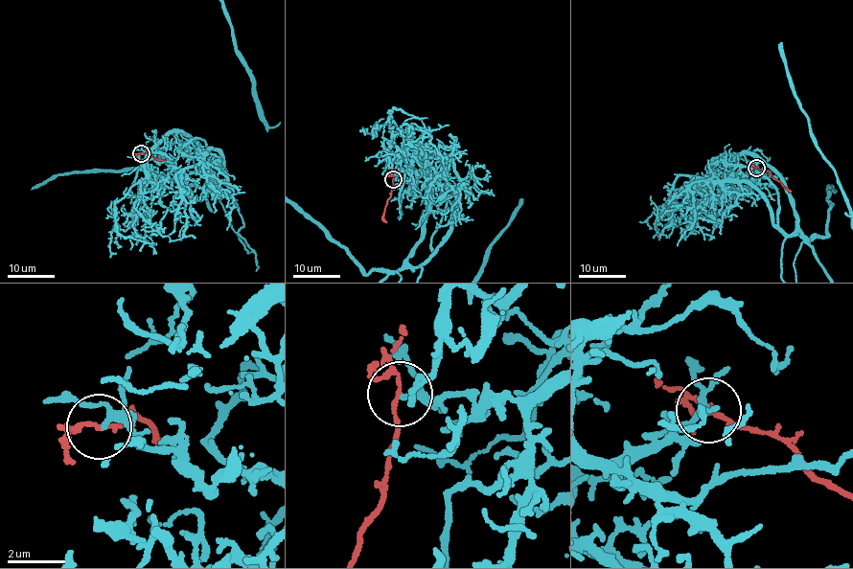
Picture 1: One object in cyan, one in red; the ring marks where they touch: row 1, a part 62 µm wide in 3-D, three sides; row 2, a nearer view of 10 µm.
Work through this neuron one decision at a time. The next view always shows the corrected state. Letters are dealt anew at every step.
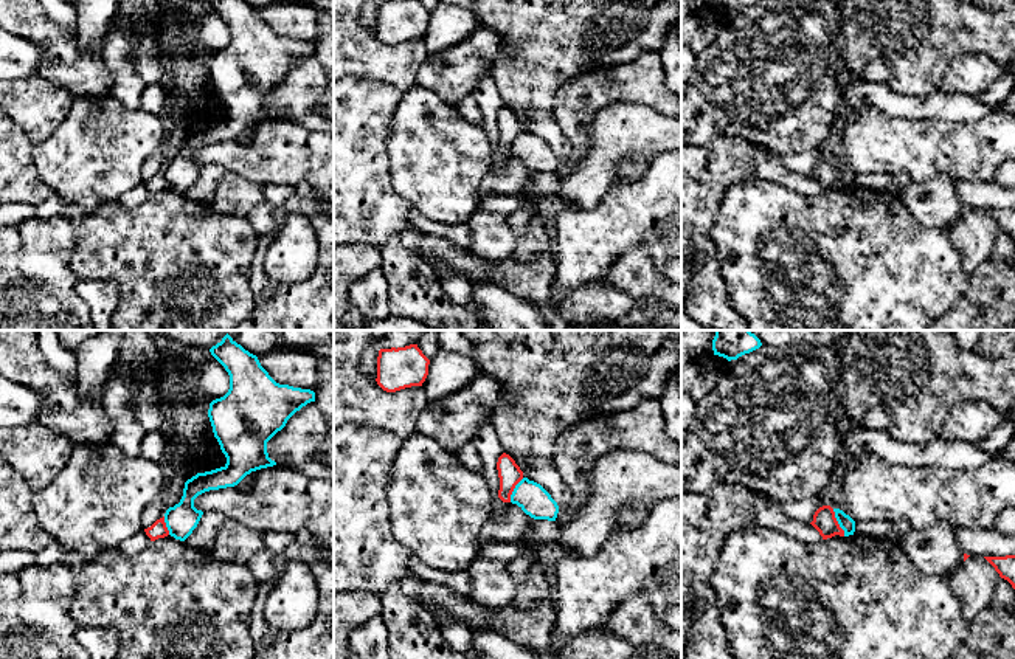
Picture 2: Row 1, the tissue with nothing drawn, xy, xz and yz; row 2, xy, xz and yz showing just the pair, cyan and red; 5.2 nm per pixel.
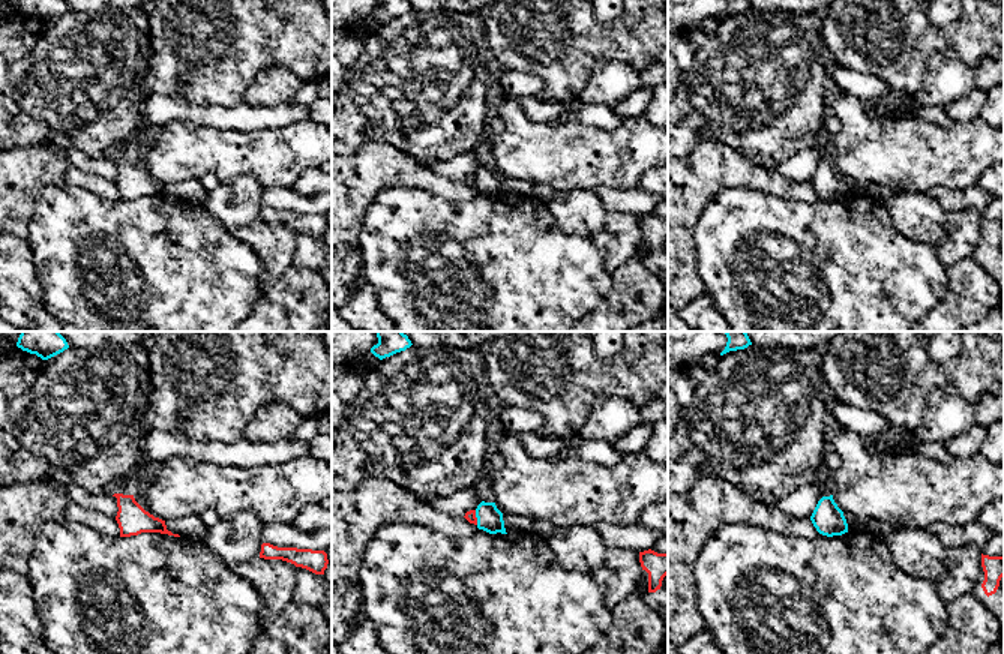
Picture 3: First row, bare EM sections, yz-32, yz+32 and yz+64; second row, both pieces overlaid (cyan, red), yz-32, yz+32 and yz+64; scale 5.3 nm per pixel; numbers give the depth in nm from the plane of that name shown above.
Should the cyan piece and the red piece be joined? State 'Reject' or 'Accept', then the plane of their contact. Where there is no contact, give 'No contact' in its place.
Reject. Touches cyan in yz

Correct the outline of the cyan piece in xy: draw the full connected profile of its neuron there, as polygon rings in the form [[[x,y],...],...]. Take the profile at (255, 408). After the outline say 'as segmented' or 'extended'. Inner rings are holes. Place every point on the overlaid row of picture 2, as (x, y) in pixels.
[[[228,333],[210,352],[230,375],[228,392],[213,400],[208,409],[227,464],[188,479],[180,502],[166,510],[169,535],[180,541],[192,533],[203,515],[194,507],[194,499],[210,490],[234,487],[251,471],[276,465],[268,457],[267,442],[296,411],[315,402],[310,389],[276,383],[258,357]]] | as segmented

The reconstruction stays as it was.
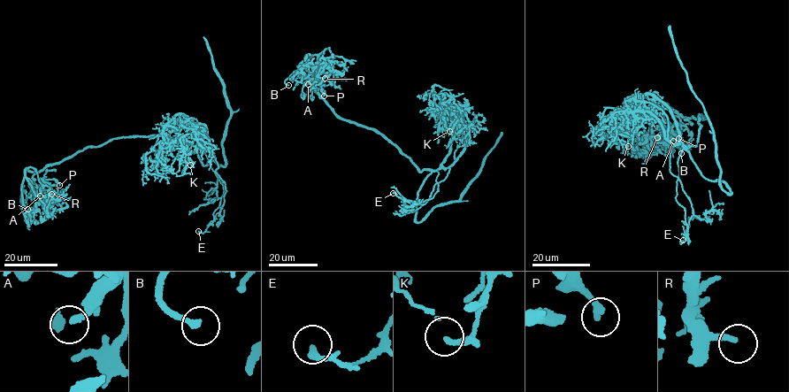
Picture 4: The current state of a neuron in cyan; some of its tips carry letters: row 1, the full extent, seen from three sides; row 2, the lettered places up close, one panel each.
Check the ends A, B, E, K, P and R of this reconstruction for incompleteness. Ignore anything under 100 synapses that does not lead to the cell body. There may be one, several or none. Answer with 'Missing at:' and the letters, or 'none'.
Missing at: B, R

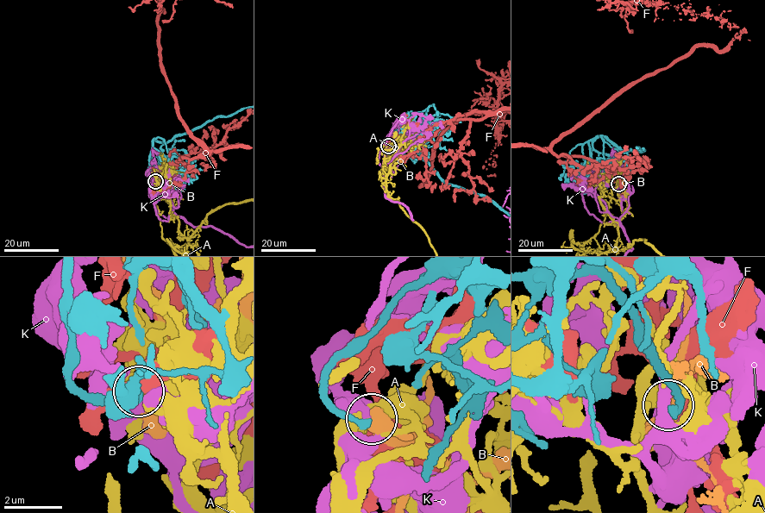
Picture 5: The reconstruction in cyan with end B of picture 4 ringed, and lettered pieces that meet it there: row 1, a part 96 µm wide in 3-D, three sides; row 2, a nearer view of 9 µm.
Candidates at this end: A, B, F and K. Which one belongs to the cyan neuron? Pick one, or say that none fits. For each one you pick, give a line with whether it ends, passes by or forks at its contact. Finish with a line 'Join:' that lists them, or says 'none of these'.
B: it forks
Join: B

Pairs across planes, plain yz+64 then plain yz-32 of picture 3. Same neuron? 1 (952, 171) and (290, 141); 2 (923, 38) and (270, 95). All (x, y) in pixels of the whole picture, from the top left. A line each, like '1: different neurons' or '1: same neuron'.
1: same neuron
2: different neurons

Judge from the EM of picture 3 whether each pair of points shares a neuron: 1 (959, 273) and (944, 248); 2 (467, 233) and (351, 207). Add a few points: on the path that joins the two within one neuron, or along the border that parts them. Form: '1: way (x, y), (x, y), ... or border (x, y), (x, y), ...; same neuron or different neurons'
1: border (971, 255), (956, 260), (947, 269); different neurons
2: border (390, 186), (384, 188), (365, 212), (357, 245); different neurons

